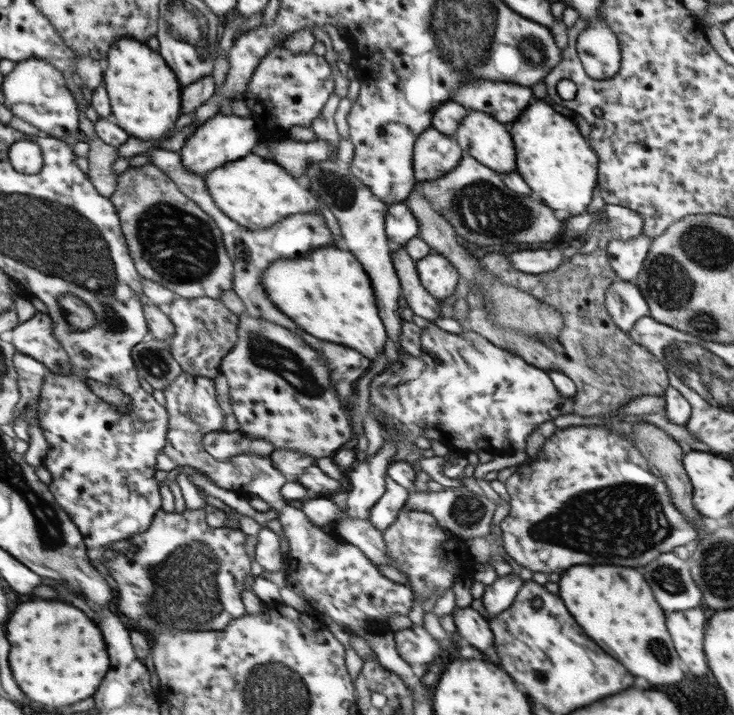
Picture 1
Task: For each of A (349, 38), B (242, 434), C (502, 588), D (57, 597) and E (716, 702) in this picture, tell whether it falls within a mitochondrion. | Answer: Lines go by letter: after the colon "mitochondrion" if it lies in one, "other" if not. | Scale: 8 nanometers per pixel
A: other
B: other
C: other
D: other
E: other

